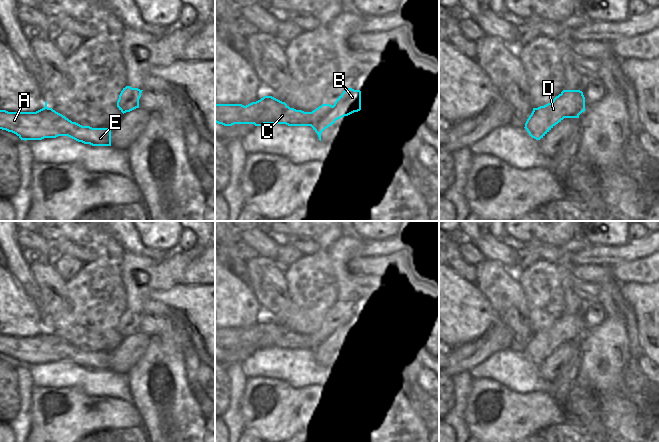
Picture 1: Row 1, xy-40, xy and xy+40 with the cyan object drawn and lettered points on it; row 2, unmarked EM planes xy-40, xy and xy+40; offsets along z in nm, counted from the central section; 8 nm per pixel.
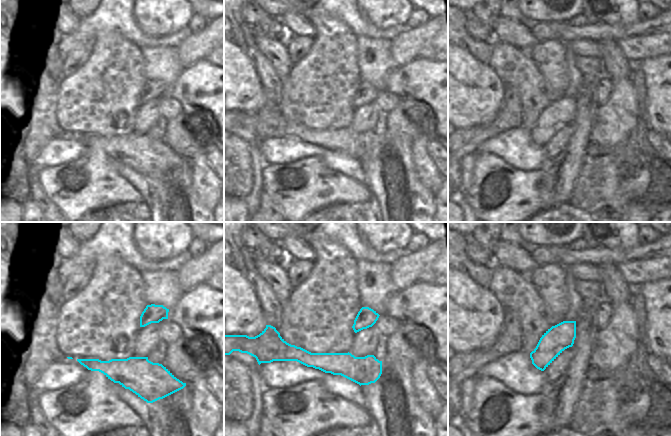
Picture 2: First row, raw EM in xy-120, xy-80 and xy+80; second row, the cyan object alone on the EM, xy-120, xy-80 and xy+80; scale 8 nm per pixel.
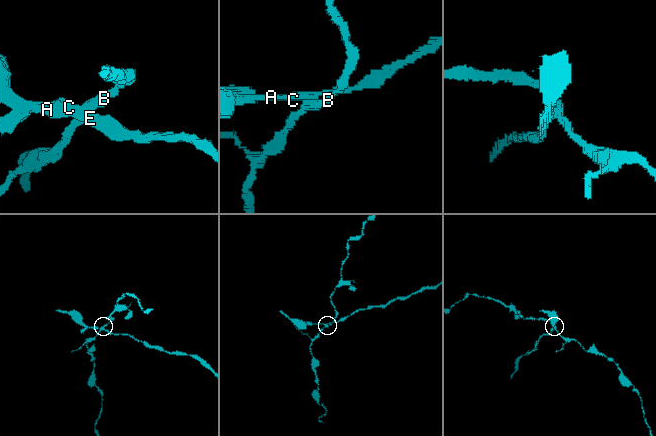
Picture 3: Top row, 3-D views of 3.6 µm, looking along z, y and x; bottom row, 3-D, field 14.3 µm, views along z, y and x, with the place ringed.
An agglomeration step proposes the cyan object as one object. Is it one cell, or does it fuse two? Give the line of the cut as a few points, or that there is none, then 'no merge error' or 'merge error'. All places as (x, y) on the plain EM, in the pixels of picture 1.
xy (332, 330), (310, 349) | merge error

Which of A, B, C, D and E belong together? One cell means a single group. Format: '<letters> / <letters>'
A C E / B D

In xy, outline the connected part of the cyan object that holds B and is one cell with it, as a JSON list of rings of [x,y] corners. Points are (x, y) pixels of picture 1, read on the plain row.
[[[347,312],[337,322],[332,332],[318,344],[313,346],[311,351],[317,357],[321,365],[321,357],[335,347],[336,344],[361,334],[361,315]]]

